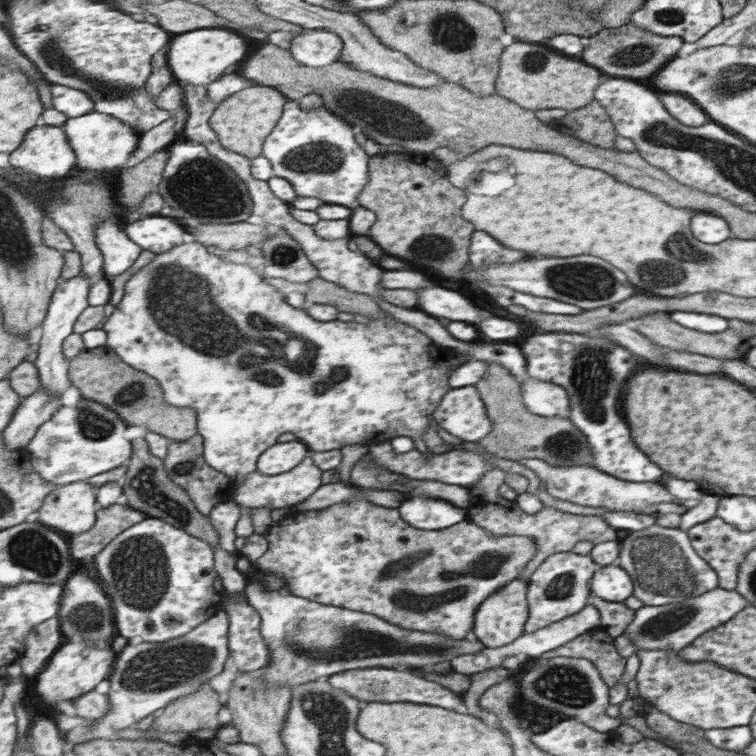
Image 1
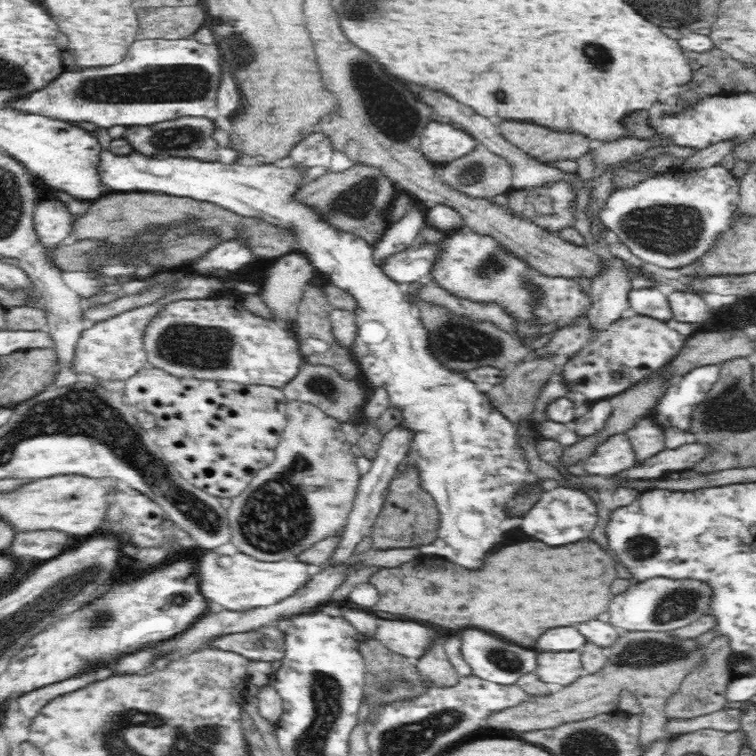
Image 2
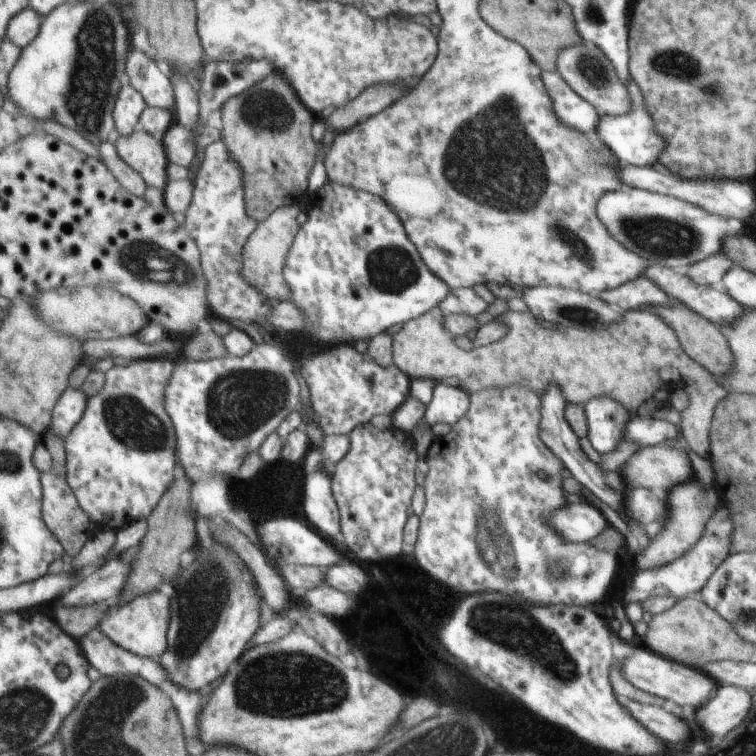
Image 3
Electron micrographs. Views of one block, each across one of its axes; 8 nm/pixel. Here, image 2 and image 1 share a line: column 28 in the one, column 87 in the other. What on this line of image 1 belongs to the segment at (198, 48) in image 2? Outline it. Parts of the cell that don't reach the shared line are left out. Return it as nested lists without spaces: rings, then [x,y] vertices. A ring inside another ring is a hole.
[[[64,85],[54,86],[54,102],[56,102],[56,109],[67,114],[70,119],[86,116],[97,110],[96,101],[90,93]]]

